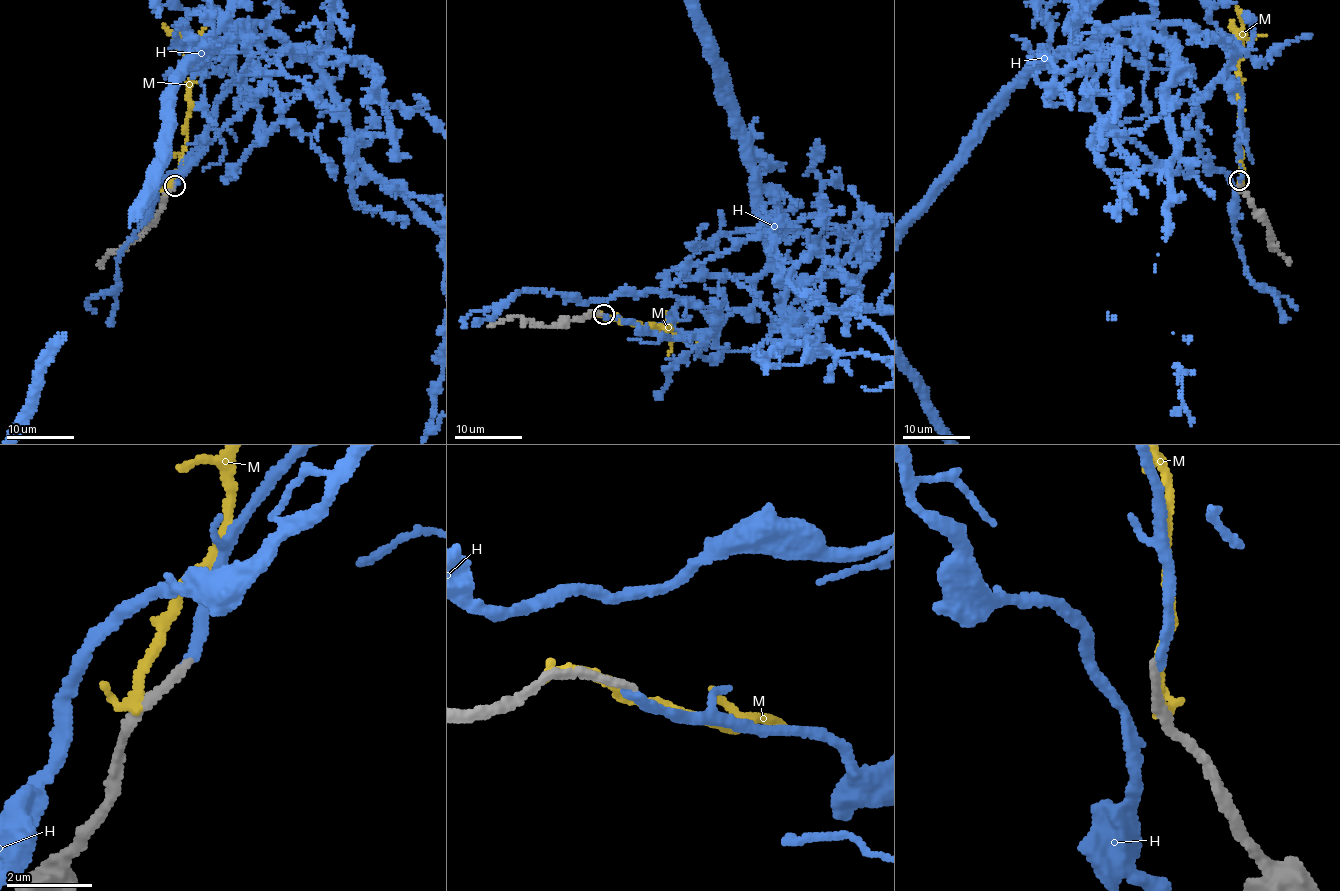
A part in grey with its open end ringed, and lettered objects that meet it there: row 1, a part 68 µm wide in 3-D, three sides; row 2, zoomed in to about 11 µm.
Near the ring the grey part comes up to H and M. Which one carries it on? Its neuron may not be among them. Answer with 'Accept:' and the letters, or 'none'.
Accept: H

